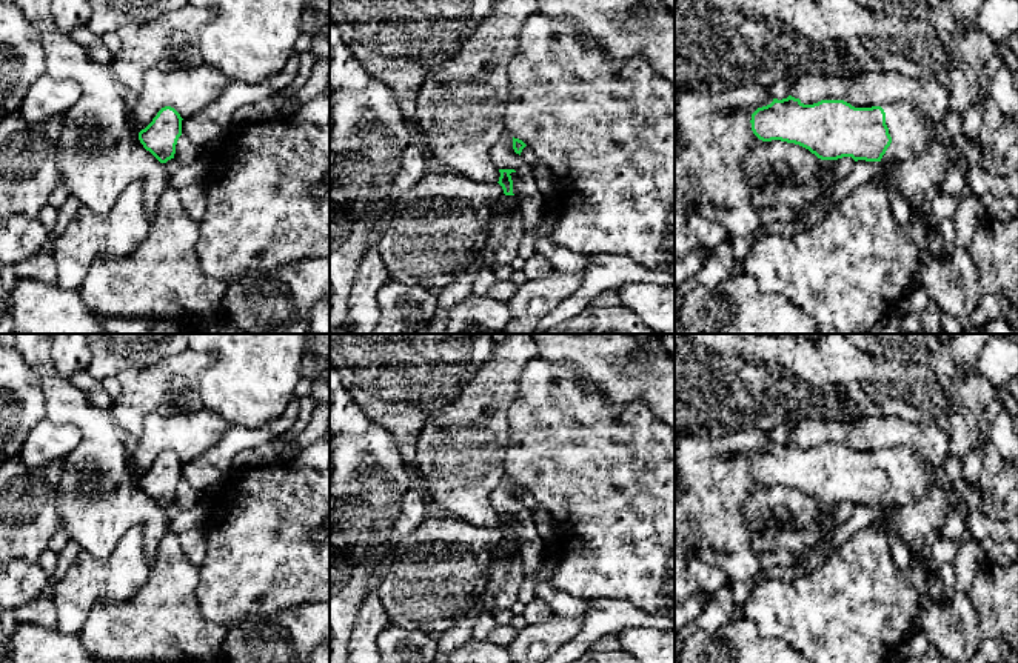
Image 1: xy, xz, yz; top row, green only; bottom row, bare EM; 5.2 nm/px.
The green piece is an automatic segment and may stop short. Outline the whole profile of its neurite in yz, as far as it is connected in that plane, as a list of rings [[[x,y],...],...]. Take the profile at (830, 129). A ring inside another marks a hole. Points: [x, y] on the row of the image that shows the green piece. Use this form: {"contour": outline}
{"contour": [[[799,98],[773,102],[752,114],[752,131],[762,142],[781,140],[809,149],[821,160],[852,157],[855,162],[881,162],[882,165],[910,160],[926,152],[933,138],[929,134],[932,122],[912,102],[855,108],[844,100],[821,100],[804,105]]]}

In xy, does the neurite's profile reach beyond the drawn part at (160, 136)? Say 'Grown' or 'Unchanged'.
Unchanged

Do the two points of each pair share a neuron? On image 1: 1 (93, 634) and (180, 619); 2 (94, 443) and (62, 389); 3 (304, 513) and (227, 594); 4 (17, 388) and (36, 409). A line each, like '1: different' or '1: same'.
1: same
2: same
3: same
4: same

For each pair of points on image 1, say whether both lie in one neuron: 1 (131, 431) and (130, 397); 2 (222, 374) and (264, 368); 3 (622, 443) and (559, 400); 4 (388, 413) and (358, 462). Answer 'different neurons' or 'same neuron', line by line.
1: same neuron
2: same neuron
3: same neuron
4: different neurons

